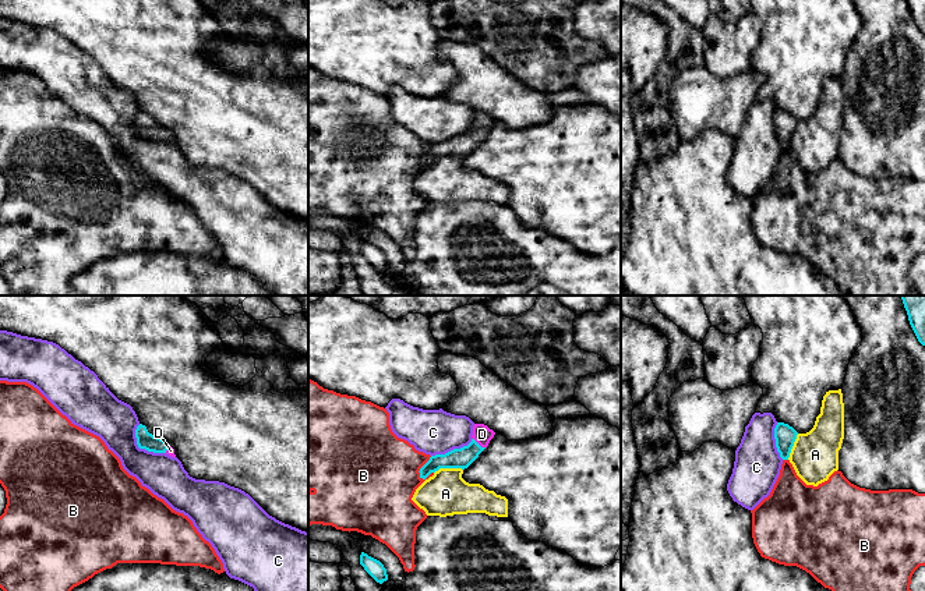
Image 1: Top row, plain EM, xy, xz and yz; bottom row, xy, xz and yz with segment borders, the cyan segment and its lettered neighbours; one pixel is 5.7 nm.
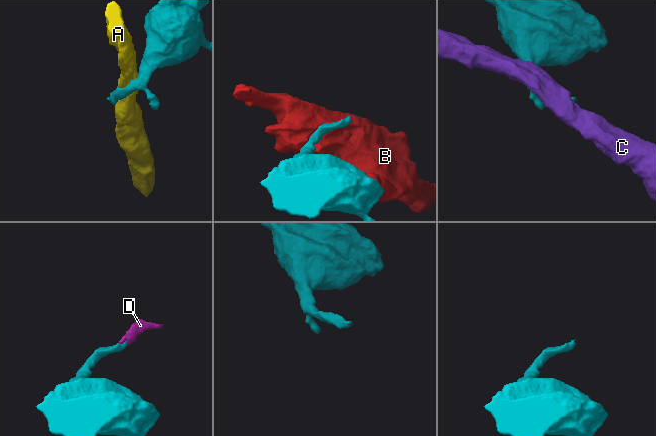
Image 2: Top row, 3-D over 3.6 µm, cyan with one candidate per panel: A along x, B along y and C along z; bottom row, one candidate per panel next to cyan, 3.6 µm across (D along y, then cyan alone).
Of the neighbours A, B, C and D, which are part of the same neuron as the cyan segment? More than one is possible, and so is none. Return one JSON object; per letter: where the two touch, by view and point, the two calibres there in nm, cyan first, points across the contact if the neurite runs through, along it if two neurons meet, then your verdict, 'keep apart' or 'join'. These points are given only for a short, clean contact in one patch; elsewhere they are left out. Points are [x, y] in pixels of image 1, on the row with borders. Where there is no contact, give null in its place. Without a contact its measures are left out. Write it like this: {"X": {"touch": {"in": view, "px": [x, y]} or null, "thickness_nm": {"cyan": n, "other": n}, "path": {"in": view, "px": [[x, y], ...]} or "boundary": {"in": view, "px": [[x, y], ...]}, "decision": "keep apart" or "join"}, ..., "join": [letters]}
{"A": {"touch": {"in": "xz", "px": [448, 467]}, "thickness_nm": {"cyan": 120, "other": 260}, "decision": "keep apart"}, "B": {"touch": {"in": "xz", "px": [420, 469]}, "thickness_nm": {"cyan": 120, "other": 480}, "decision": "keep apart"}, "C": {"touch": {"in": "xy", "px": [141, 448]}, "thickness_nm": {"cyan": 100, "other": 260}, "decision": "keep apart"}, "D": {"touch": {"in": "xz", "px": [477, 443]}, "thickness_nm": {"cyan": 120, "other": 110}, "path": {"in": "xz", "px": [[462, 457], [477, 443], [482, 434]]}, "decision": "join"}, "join": ["D"]}

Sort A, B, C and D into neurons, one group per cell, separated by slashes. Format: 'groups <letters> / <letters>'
groups A / B / C / D

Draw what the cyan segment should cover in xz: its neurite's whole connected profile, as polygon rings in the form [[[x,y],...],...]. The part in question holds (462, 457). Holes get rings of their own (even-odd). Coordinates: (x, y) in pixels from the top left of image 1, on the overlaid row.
[[[474,424],[472,442],[460,449],[453,449],[445,454],[431,456],[420,468],[420,478],[426,479],[439,468],[467,468],[479,454],[488,446],[495,432],[484,424]]]

